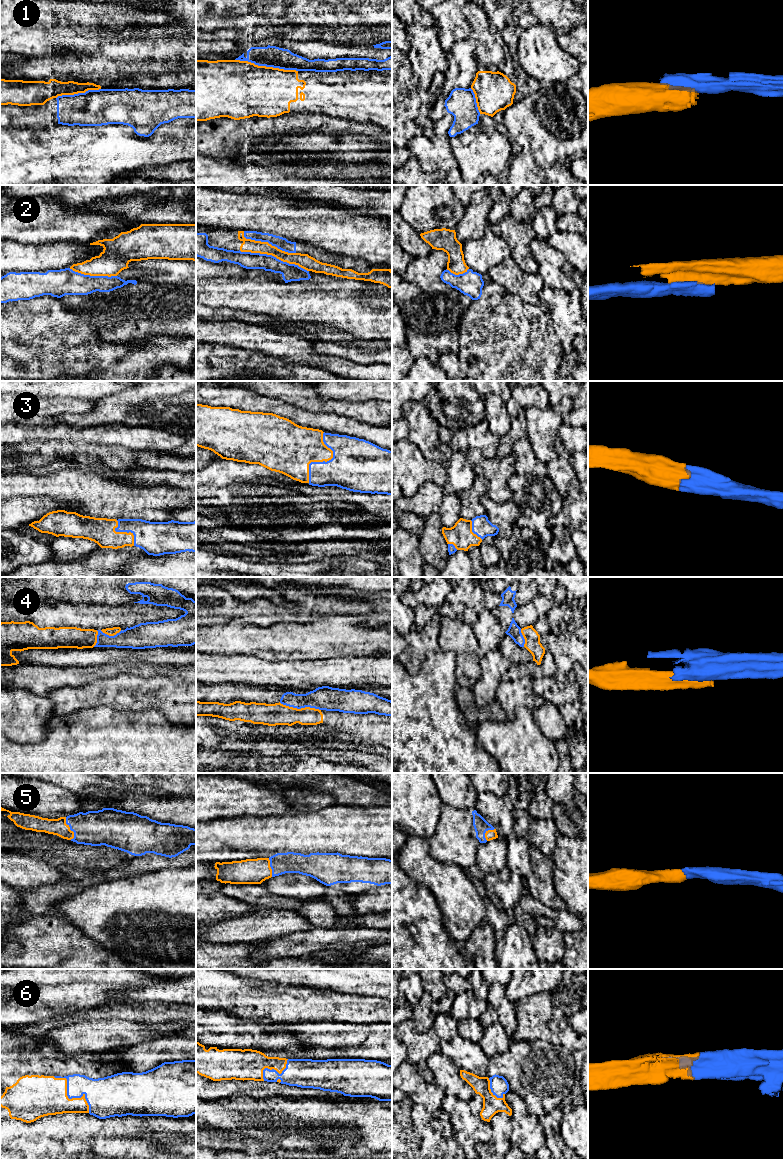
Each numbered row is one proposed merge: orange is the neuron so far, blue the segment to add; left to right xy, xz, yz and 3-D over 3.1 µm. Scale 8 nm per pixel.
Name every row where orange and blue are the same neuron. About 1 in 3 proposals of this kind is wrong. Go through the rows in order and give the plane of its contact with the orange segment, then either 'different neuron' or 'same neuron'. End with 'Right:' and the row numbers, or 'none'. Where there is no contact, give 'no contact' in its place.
1: meets orange in xz; different neuron
2: meets orange in xz; different neuron
3: meets orange in xz; same neuron
4: meets orange in xz; different neuron
5: meets orange in xy; same neuron
6: meets orange in xy; same neuron
Right: 3, 5, 6

